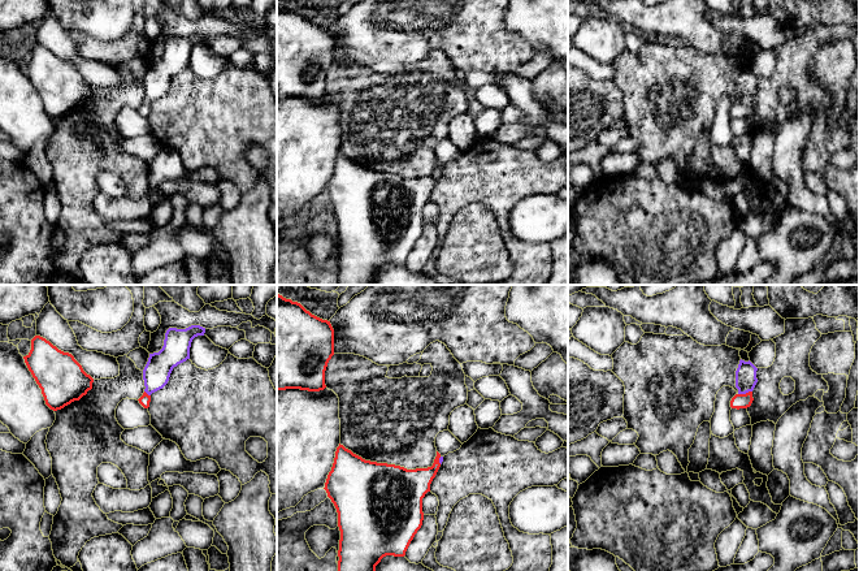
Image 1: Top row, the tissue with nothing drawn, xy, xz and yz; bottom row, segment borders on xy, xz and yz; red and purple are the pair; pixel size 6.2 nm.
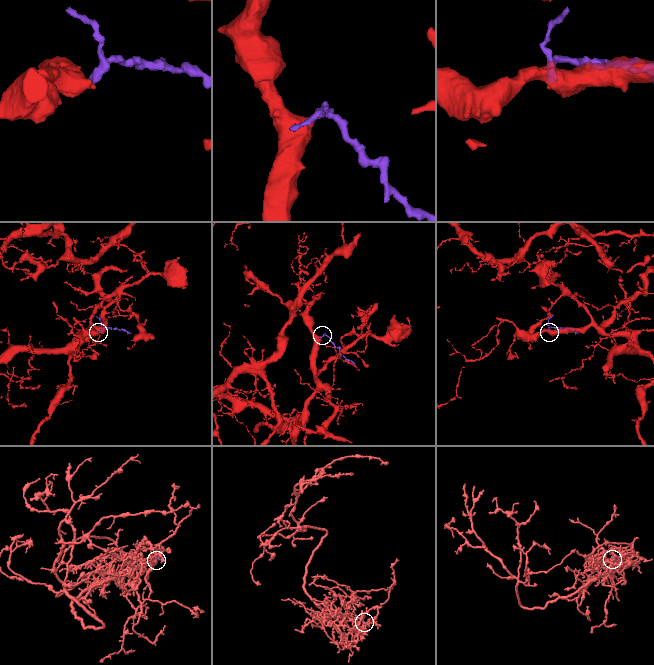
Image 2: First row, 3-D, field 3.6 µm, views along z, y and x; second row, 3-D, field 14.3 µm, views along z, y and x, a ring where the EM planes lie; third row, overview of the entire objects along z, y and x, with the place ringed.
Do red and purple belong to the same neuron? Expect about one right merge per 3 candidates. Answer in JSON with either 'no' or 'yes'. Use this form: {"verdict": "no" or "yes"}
{"verdict": "yes"}

